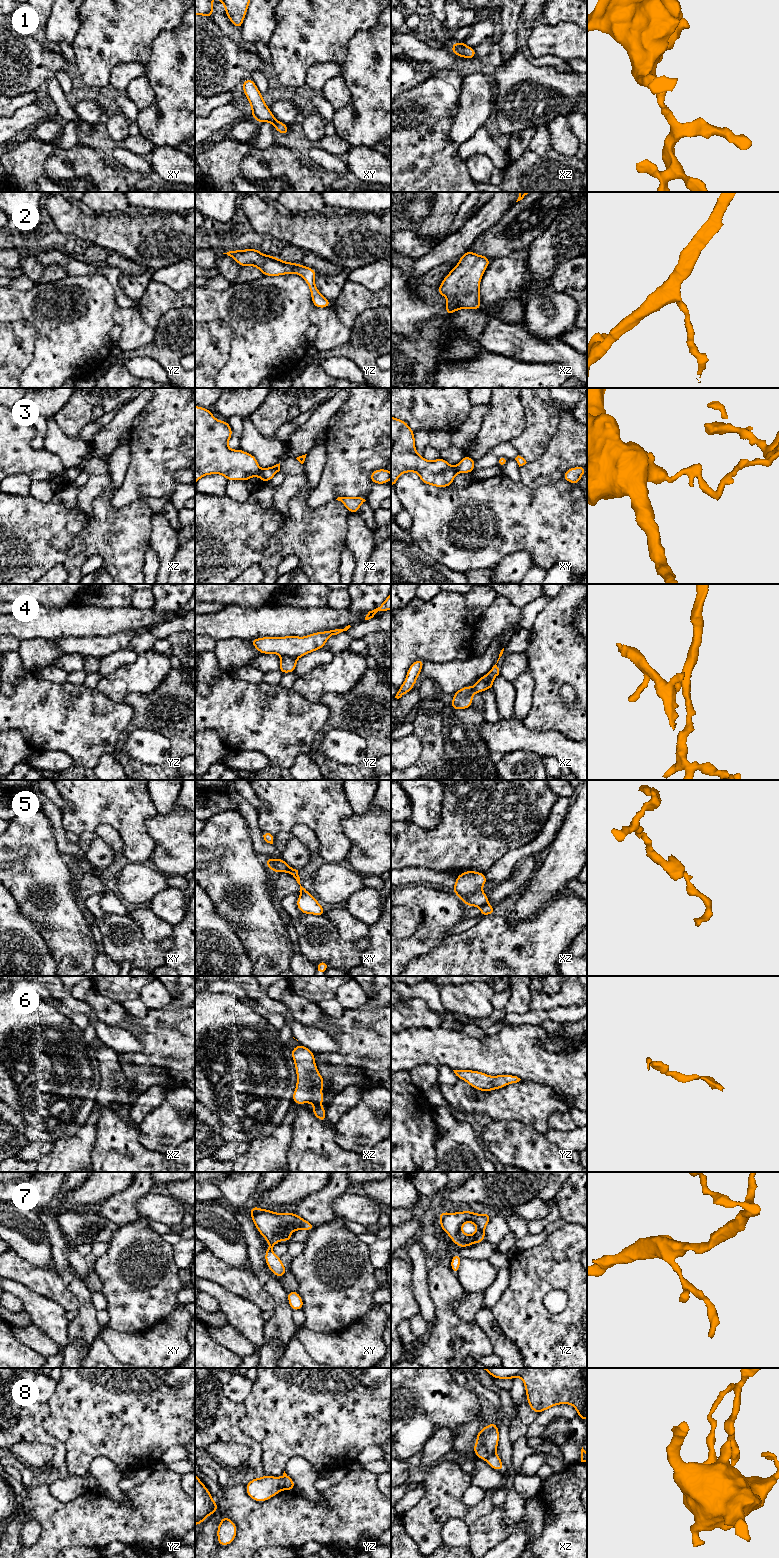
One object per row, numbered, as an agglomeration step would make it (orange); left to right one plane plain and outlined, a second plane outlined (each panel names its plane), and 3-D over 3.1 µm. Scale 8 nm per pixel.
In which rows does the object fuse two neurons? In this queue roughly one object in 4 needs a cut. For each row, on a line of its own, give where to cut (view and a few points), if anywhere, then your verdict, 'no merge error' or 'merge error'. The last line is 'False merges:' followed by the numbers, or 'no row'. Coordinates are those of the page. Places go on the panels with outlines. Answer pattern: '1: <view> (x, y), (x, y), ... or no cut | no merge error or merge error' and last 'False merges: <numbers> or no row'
1: no cut | no merge error
2: no cut | no merge error
3: xz (260, 469), (256, 475) | merge error
4: yz (281, 656), (290, 656), (296, 659) | merge error
5: xz (488, 903), (480, 907) | merge error
6: no cut | no merge error
7: no cut | no merge error
8: yz (281, 1477), (285, 1489) | merge error
False merges: 3, 4, 5, 8

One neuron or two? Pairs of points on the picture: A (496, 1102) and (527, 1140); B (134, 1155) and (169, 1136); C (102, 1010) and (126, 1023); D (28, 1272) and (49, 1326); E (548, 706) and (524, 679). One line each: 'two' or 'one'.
A: two
B: two
C: one
D: two
E: two

